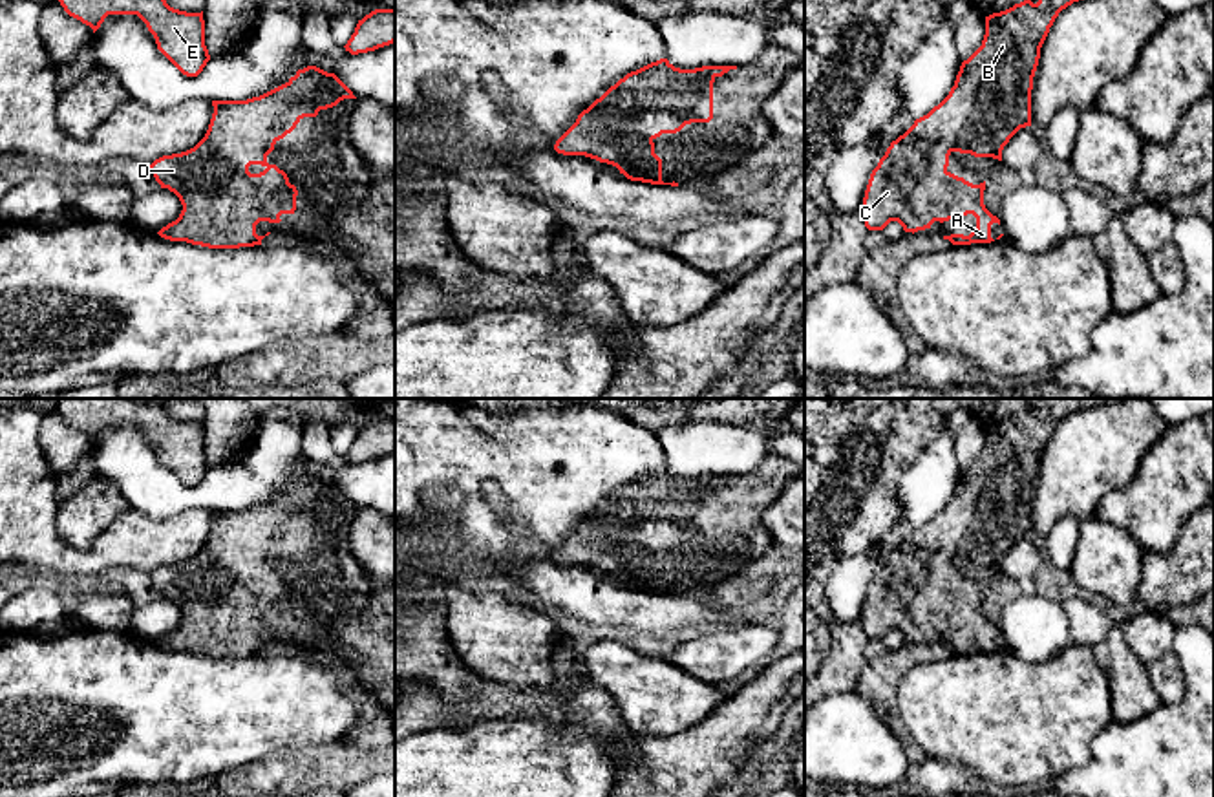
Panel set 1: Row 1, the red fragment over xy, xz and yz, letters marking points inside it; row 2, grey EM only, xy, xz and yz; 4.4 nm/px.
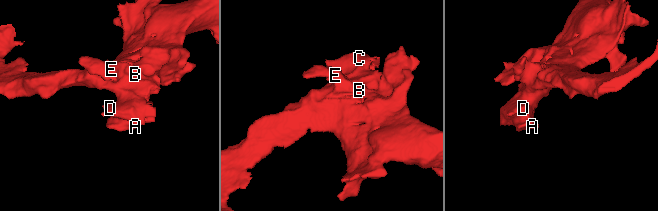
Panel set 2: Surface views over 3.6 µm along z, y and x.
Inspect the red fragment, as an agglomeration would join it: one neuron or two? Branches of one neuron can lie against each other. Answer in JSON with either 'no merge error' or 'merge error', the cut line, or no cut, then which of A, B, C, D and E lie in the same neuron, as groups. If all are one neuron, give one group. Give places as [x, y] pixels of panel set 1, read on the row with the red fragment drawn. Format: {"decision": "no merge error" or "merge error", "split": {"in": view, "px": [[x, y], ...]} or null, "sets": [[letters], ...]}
{"decision": "no merge error", "split": null, "sets": [["A", "B", "C", "D", "E"]]}

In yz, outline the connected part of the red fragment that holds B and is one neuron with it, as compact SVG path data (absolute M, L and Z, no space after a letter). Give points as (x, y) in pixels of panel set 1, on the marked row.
M1024 0L1013 7L985 16L982 46L962 62L949 95L927 115L890 143L878 166L872 170L861 214L868 230L883 230L898 221L905 232L931 228L934 221L976 218L976 228L969 234L943 236L953 245L991 243L991 225L1000 219L984 205L985 181L973 185L947 170L953 152L1002 161L1002 150L1009 139L1031 126L1031 90L1040 58L1040 48L1062 9L1079 0Z

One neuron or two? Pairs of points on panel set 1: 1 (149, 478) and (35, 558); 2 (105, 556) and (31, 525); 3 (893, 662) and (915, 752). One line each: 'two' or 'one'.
1: two
2: one
3: one

